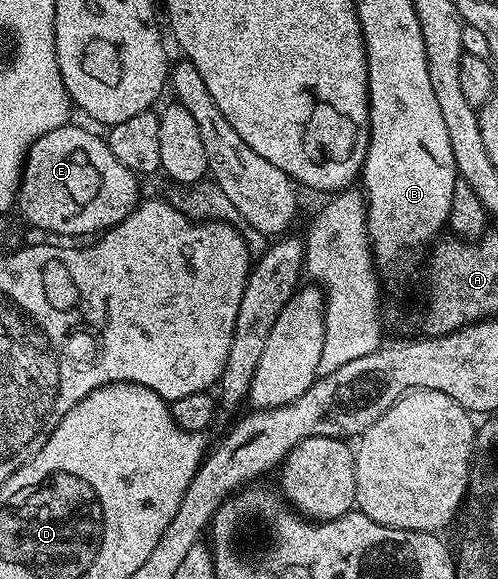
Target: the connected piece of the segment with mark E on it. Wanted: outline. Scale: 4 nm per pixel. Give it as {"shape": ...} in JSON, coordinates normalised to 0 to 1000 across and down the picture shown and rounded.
{"shape":[[[151,218],[106,223],[106,230],[90,230],[56,257],[50,306],[38,313],[34,364],[58,390],[78,399],[189,408],[233,392],[279,356],[283,309],[227,271],[205,231],[189,233]]]}

